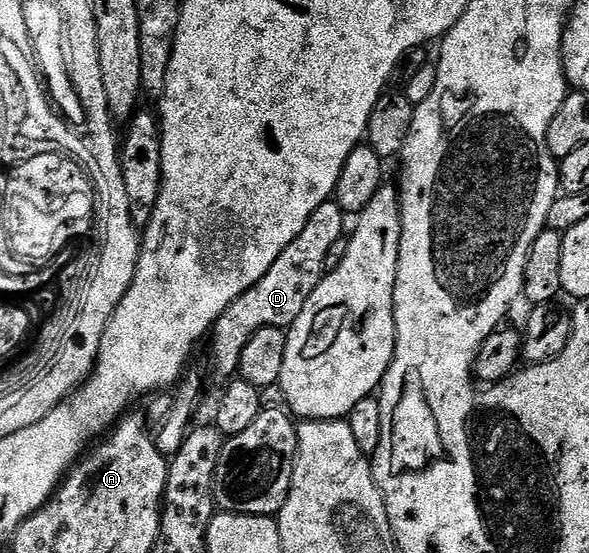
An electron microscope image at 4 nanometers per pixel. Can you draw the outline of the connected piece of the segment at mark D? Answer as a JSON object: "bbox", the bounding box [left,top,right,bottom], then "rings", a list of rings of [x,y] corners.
{"bbox":[210,201,345,381],"rings":[[[328,201],[321,204],[317,213],[313,213],[313,217],[305,225],[305,229],[301,229],[299,236],[285,249],[285,253],[281,253],[281,257],[273,261],[273,269],[269,269],[269,273],[265,273],[265,277],[261,277],[261,281],[257,281],[253,289],[241,293],[241,297],[237,297],[237,301],[233,301],[233,305],[229,305],[225,313],[221,313],[210,340],[211,371],[217,378],[227,381],[238,372],[241,349],[249,345],[249,337],[253,337],[257,329],[287,329],[294,323],[301,309],[305,309],[305,301],[309,301],[313,289],[317,289],[317,285],[323,280],[325,268],[328,266],[327,254],[335,246],[338,248],[344,238],[343,218],[345,212],[338,203]]]}

